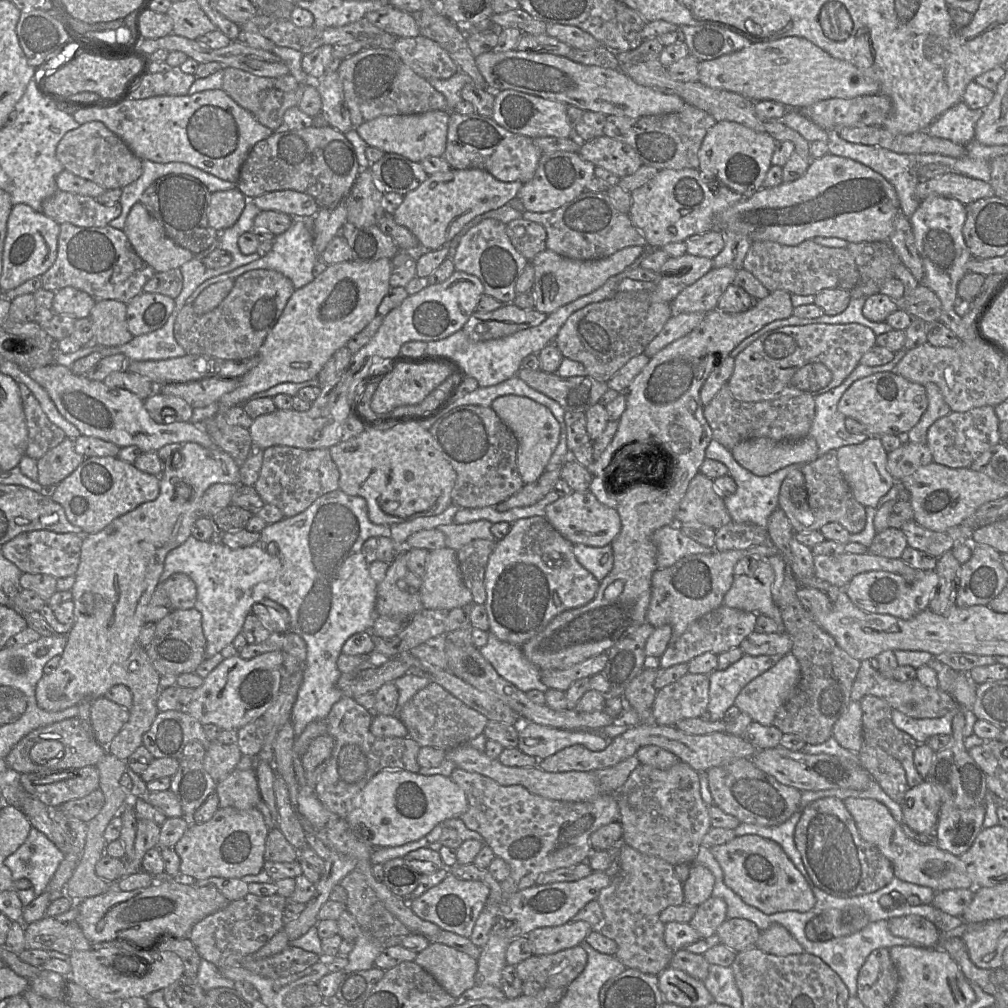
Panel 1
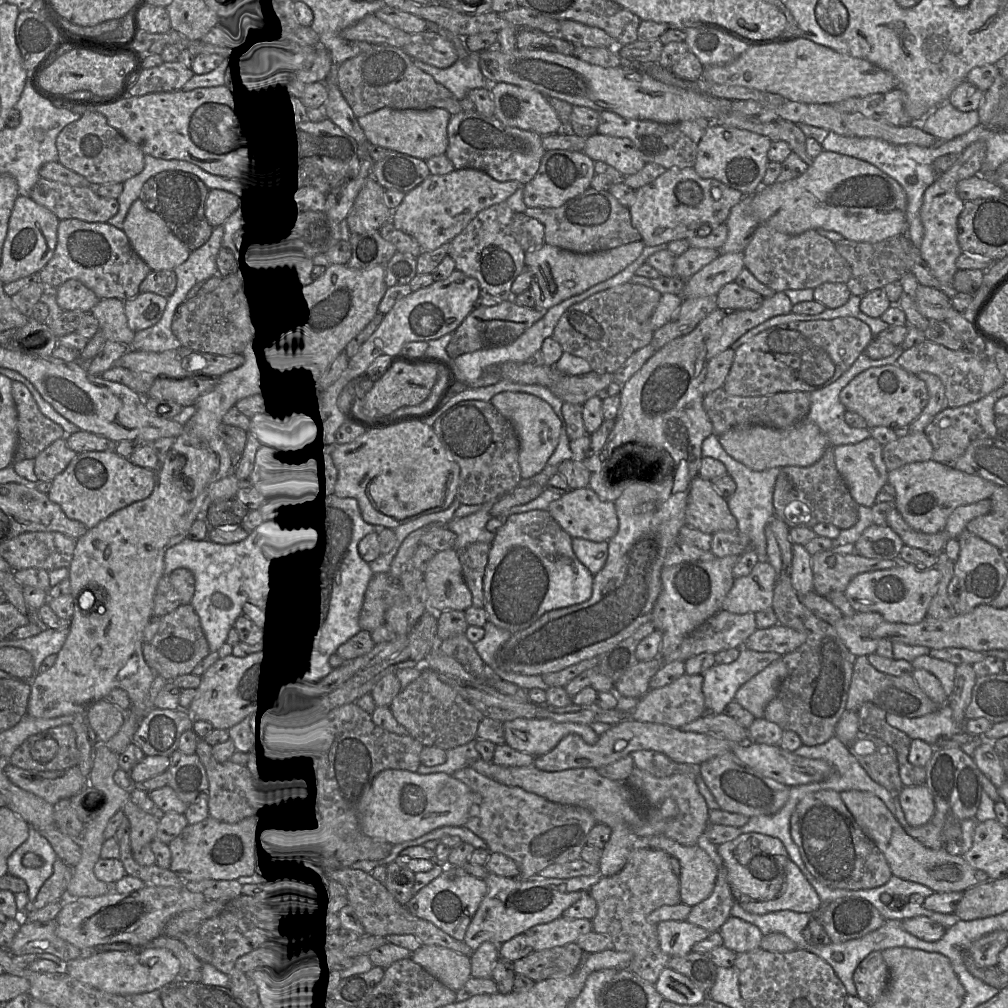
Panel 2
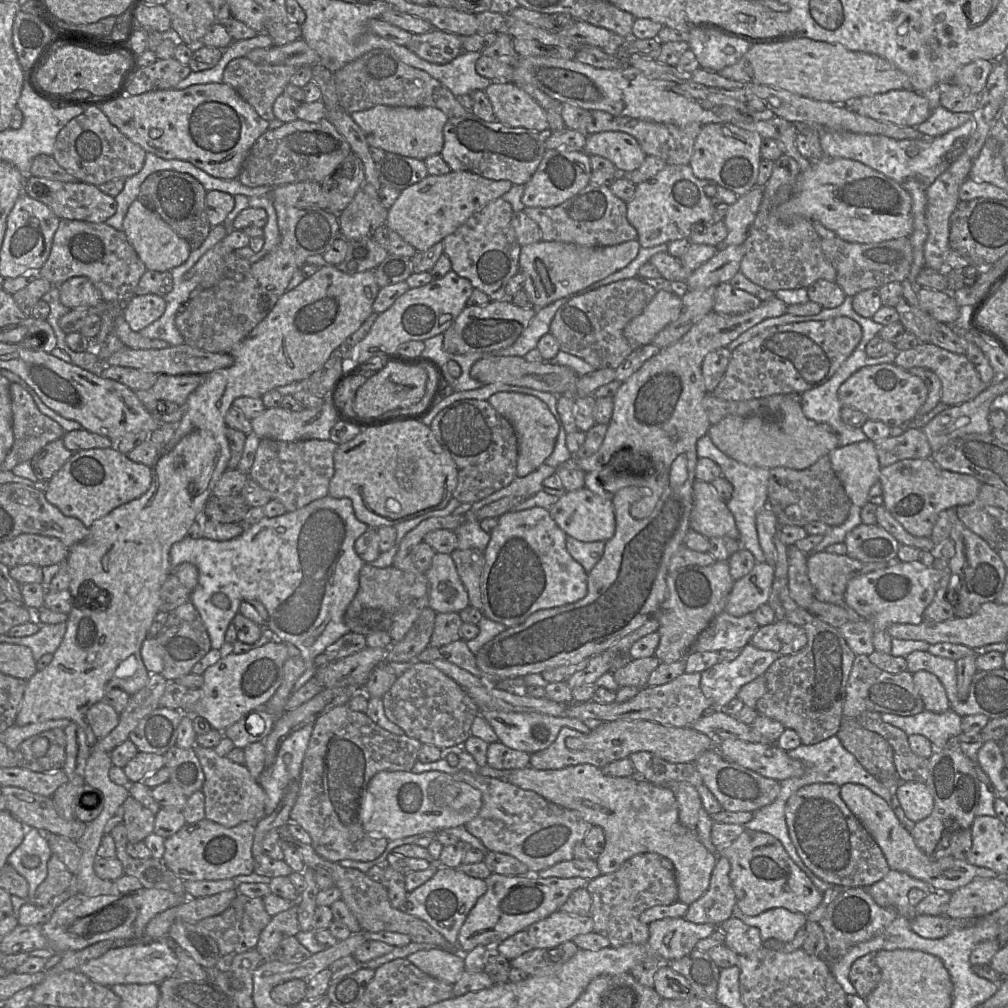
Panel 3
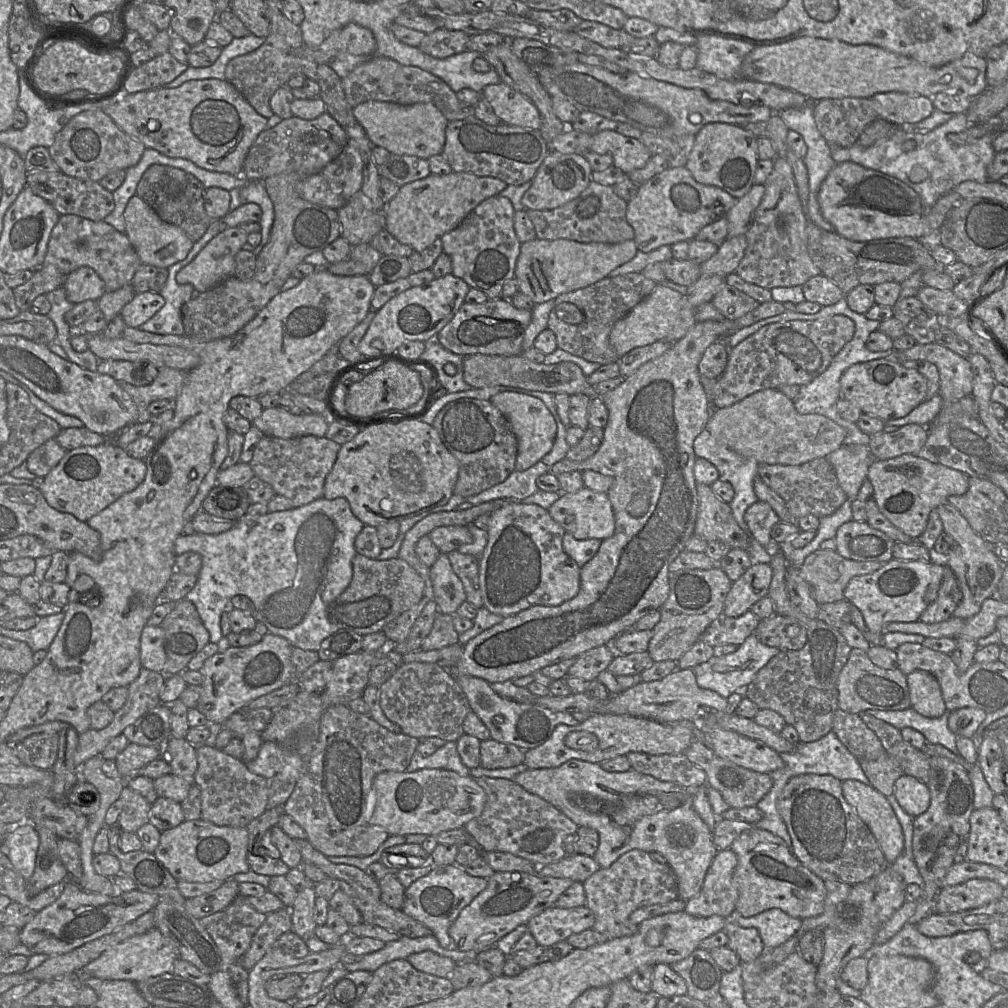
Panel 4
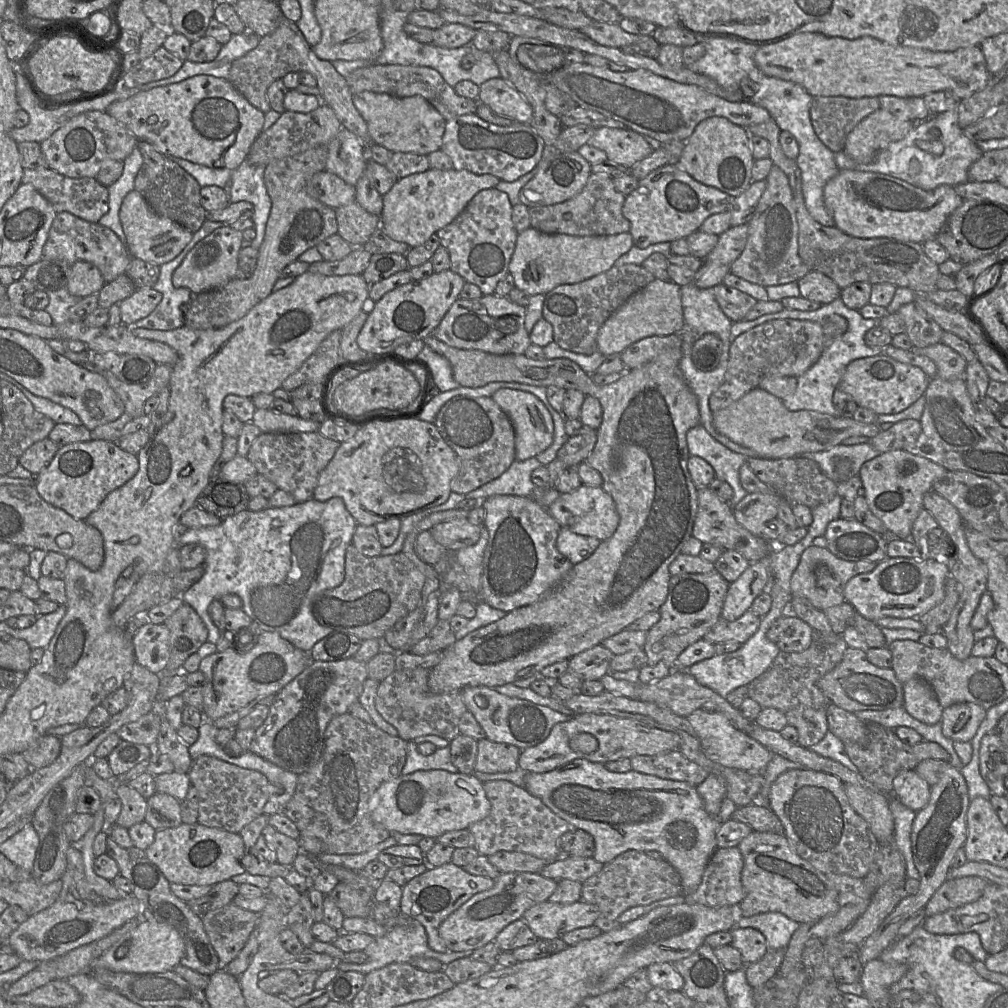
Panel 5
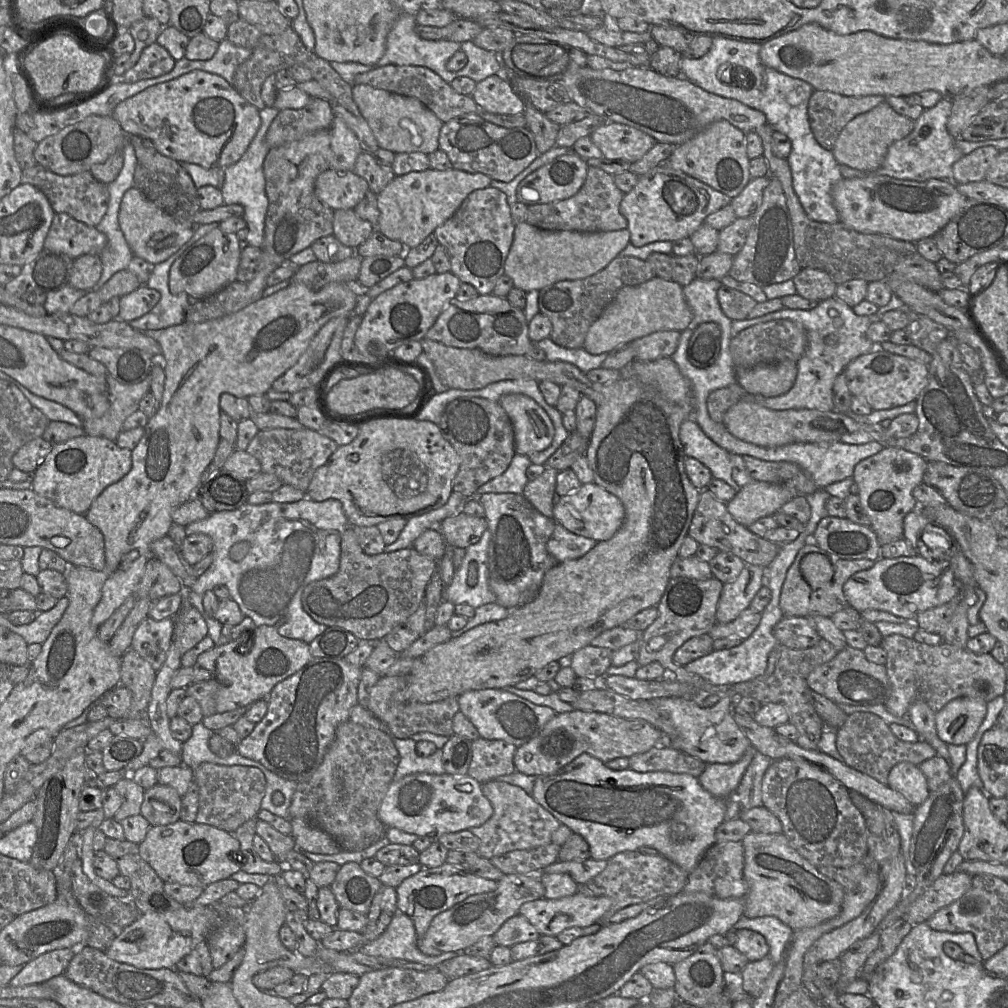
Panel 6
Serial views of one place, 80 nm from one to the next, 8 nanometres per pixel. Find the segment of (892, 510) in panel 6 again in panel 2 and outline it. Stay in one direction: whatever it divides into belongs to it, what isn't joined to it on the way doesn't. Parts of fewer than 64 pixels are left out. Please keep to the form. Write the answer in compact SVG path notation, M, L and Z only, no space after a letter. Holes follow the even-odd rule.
M934 460L915 462L888 472L887 483L895 489L896 510L913 529L924 533L944 530L951 513L959 506L991 497L998 485Z

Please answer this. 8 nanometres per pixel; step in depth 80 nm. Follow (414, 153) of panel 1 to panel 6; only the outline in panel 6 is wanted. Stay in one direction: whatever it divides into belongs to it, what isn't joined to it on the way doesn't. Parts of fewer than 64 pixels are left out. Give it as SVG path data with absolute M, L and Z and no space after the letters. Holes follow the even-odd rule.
M366 84L353 85L352 93L380 148L395 154L422 152L427 155L439 149L439 136L444 123L418 99Z

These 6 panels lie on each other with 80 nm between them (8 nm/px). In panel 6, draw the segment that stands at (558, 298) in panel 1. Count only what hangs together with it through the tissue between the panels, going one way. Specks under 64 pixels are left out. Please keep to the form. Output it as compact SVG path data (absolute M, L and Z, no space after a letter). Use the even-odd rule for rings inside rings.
M525 221L515 227L504 274L513 280L516 288L525 292L540 290L559 281L583 279L601 271L629 243L627 228L605 232L550 231Z

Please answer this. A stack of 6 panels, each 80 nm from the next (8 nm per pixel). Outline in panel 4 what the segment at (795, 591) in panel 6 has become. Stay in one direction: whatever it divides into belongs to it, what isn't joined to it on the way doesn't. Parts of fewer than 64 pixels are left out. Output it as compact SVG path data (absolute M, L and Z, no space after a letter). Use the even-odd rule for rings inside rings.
M818 549L806 557L799 571L812 587L813 597L820 605L843 600L844 589L852 577L873 573L884 563L856 561L836 551Z

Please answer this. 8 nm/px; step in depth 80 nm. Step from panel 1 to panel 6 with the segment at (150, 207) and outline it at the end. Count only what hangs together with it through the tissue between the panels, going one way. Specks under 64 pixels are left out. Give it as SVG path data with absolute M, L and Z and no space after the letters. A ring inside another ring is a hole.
M136 135L128 136L136 154L133 187L177 222L186 227L195 227L194 216L201 207L197 198L197 188L191 176L179 162L162 155L151 140Z

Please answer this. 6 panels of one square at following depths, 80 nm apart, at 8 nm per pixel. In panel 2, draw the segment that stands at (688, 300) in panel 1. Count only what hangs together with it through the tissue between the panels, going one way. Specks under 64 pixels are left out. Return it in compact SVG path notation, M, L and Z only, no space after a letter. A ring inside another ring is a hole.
M721 252L713 261L685 280L681 297L686 299L717 295L725 284L734 282L743 268L743 252Z

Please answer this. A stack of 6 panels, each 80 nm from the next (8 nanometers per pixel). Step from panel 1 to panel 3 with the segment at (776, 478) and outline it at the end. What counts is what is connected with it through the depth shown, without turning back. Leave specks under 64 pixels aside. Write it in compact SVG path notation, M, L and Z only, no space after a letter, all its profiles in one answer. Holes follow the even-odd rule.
M708 434L699 438L696 450L698 458L709 458L713 460L720 467L722 477L726 478L732 484L733 493L726 503L734 516L736 526L739 530L739 541L743 548L753 554L756 563L766 562L765 554L758 540L756 516L763 508L768 507L768 479L770 469L751 467L727 456L715 446Z

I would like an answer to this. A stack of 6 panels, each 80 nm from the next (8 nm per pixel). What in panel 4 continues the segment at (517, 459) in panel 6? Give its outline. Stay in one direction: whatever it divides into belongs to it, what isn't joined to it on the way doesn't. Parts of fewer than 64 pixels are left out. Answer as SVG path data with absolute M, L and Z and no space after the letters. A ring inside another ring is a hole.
M539 461L524 471L514 470L503 482L465 499L471 506L494 499L521 501L539 489L537 478L549 471L550 467Z

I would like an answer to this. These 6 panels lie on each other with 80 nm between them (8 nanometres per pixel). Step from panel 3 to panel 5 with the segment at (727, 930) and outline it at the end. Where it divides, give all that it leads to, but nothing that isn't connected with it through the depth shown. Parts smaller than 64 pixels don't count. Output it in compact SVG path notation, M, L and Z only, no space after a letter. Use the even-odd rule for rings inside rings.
M735 926L731 930L731 935L730 945L739 951L744 965L759 961L768 952L765 937L756 929Z

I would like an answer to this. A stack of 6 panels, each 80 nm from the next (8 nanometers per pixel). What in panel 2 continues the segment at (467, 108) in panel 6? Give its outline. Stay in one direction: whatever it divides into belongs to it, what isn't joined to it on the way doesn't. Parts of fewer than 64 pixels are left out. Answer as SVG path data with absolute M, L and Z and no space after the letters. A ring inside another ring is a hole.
M376 45L332 69L326 84L338 86L354 116L359 118L382 108L426 110L442 108L451 115L462 112L460 101L443 85L423 73L399 48Z

